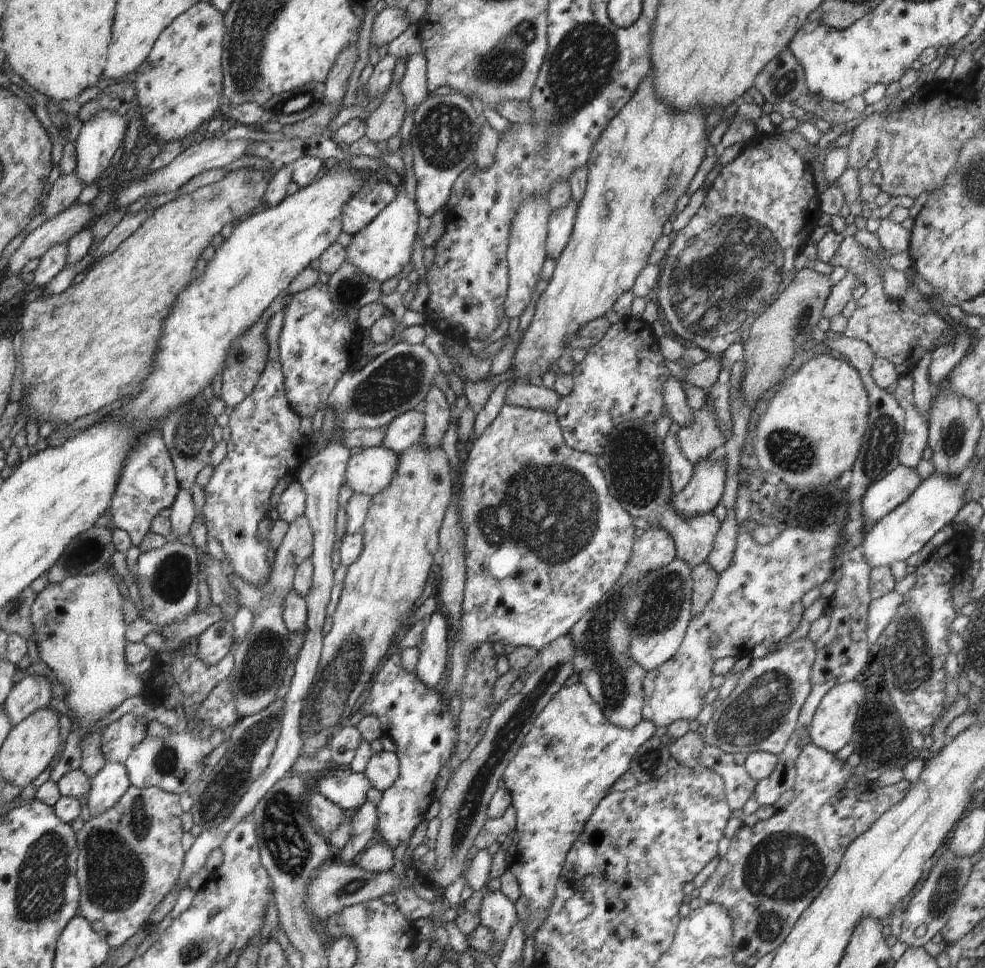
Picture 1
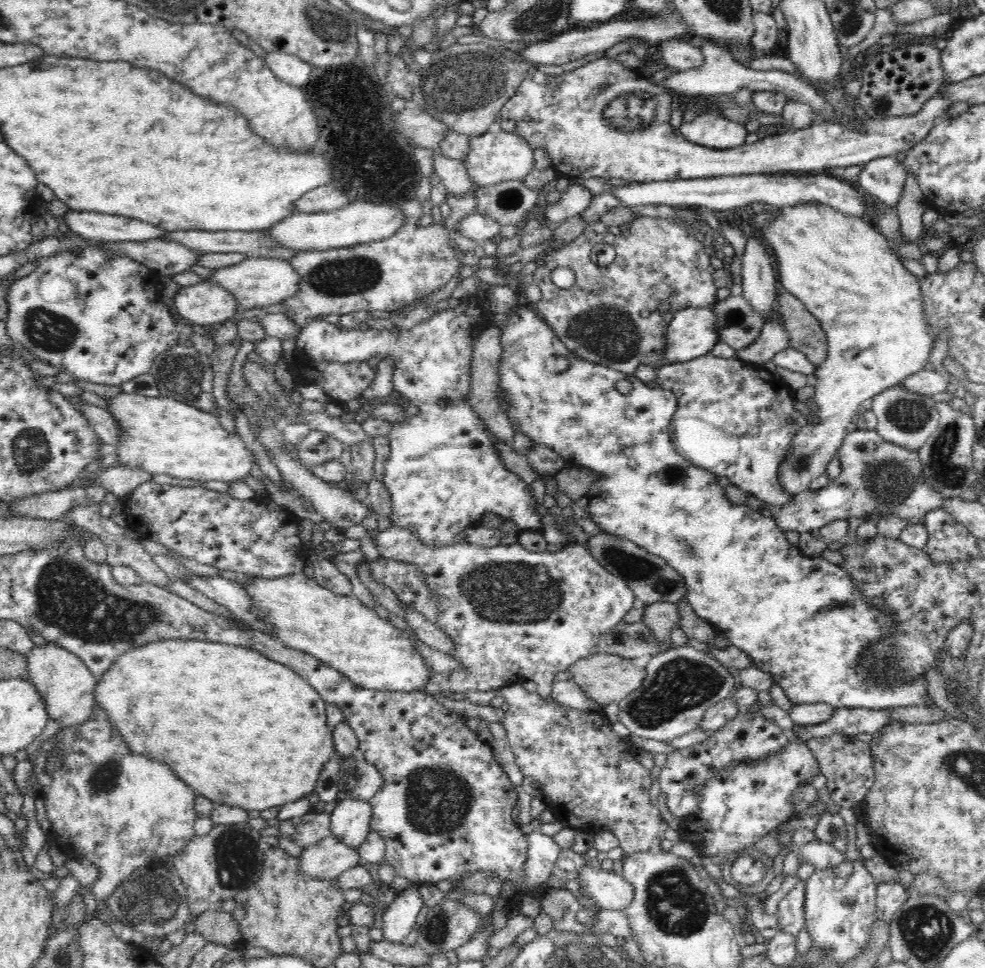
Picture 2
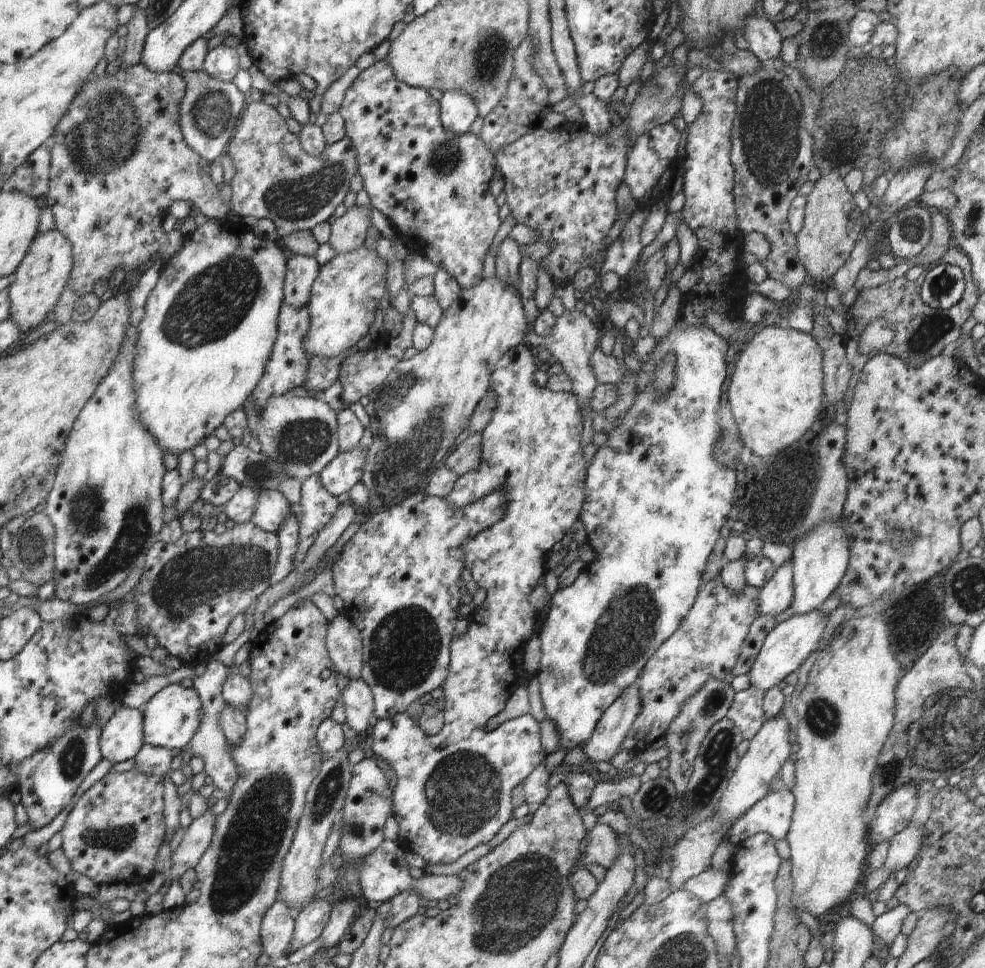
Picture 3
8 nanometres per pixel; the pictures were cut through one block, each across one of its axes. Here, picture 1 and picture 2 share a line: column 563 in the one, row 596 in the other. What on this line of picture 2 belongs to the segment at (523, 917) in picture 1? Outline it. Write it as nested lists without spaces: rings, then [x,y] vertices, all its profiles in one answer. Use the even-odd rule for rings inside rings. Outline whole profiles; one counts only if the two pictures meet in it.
[[[525,301],[517,303],[507,315],[507,321],[500,327],[501,346],[503,351],[498,363],[499,388],[506,395],[505,402],[499,402],[499,405],[508,413],[509,420],[512,422],[514,431],[520,424],[520,429],[528,436],[532,444],[544,444],[552,447],[554,452],[560,453],[562,458],[566,460],[566,464],[584,467],[592,472],[599,472],[601,475],[596,477],[592,488],[588,490],[585,497],[588,498],[589,514],[592,521],[600,525],[602,532],[612,533],[612,535],[624,537],[644,548],[644,550],[660,556],[674,567],[682,577],[684,577],[684,585],[686,585],[686,598],[690,602],[690,606],[698,617],[706,619],[707,623],[719,631],[720,634],[726,635],[735,648],[742,650],[751,660],[752,665],[767,675],[771,676],[774,685],[782,687],[786,697],[790,699],[793,705],[798,704],[830,704],[836,708],[870,708],[874,710],[906,708],[907,706],[922,707],[925,705],[933,705],[934,698],[928,695],[928,686],[926,686],[925,676],[920,676],[914,680],[899,680],[900,682],[892,682],[890,686],[879,686],[873,678],[867,678],[867,672],[861,668],[859,661],[867,652],[869,643],[882,641],[891,636],[891,629],[898,629],[898,622],[894,618],[894,613],[884,611],[884,609],[876,609],[872,607],[872,603],[868,603],[868,599],[862,595],[860,588],[854,585],[852,575],[846,569],[839,565],[833,564],[826,559],[820,557],[806,556],[797,545],[790,544],[782,531],[782,527],[778,526],[776,519],[770,516],[762,515],[761,511],[754,511],[747,505],[734,505],[724,496],[725,487],[717,483],[718,476],[710,471],[698,468],[691,464],[689,460],[682,458],[674,448],[669,433],[669,425],[672,417],[676,412],[678,405],[677,396],[670,390],[664,390],[658,387],[648,387],[646,383],[640,381],[636,375],[622,374],[613,368],[594,364],[589,360],[582,360],[580,356],[570,352],[567,346],[554,334],[554,331],[546,324],[546,321],[538,316],[533,305],[529,305]],[[556,356],[565,356],[568,359],[569,366],[563,372],[555,371]],[[620,380],[628,380],[632,382],[632,390],[628,394],[623,394],[616,388],[616,382]]]

